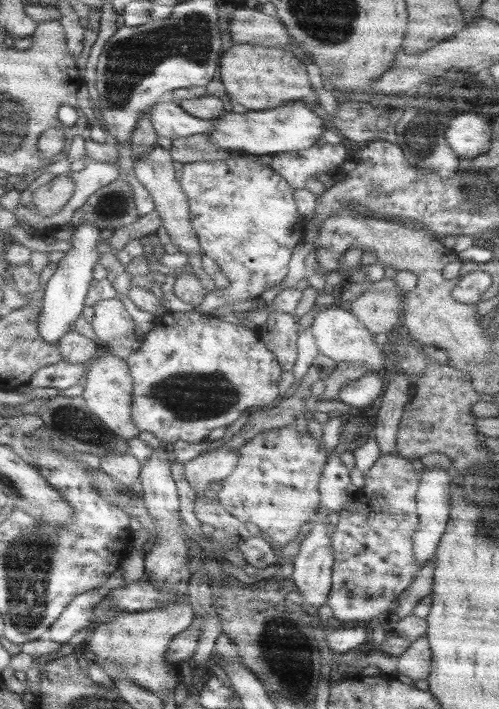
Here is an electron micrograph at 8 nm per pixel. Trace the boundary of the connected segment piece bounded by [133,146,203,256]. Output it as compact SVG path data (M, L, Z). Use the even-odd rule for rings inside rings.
M157 146L150 152L142 157L133 158L134 160L134 177L138 180L140 185L144 186L144 189L150 193L152 201L154 201L154 211L158 211L160 216L161 226L166 229L171 243L178 246L178 250L182 254L193 254L196 256L202 256L203 250L198 244L198 238L192 230L192 224L190 224L190 212L189 203L182 191L182 185L178 178L178 173L173 167L172 156L169 151Z

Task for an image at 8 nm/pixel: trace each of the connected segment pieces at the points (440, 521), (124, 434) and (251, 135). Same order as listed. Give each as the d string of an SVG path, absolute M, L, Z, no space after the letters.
M425 468L419 477L419 487L416 493L416 508L419 525L413 536L413 553L417 565L422 567L435 558L440 536L445 533L448 519L450 518L450 493L452 490L451 478L453 471L443 468Z
M102 349L89 363L85 374L84 381L82 382L84 391L81 394L85 400L86 406L103 422L103 425L120 438L124 438L124 442L138 437L140 433L138 427L134 424L131 417L131 386L133 385L131 374L128 370L128 365L125 359L112 355L112 351Z
M290 102L264 112L248 112L248 114L228 114L220 118L212 132L208 132L210 140L224 150L234 154L278 154L296 152L310 148L326 131L324 121L306 104Z

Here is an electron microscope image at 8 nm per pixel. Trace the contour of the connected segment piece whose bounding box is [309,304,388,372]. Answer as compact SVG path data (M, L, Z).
M338 304L320 308L309 329L314 337L318 352L331 358L334 364L343 362L362 363L369 368L369 372L378 372L378 370L387 366L387 357L381 350L380 338L370 334L364 324Z

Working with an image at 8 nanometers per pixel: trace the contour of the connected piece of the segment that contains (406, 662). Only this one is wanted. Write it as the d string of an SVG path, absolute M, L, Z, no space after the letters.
M421 637L412 641L410 648L396 662L398 663L398 675L407 676L414 682L427 679L432 665L428 640Z

